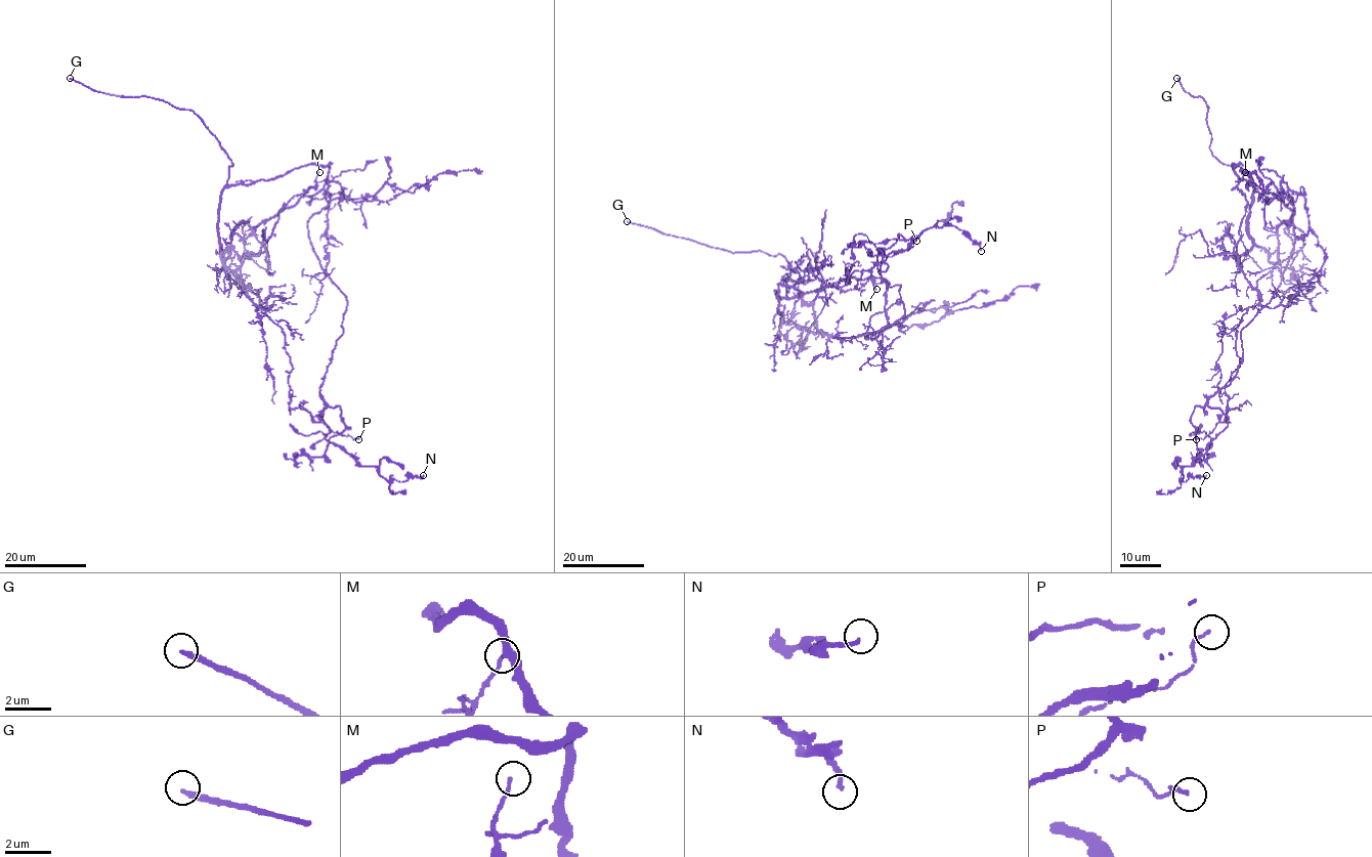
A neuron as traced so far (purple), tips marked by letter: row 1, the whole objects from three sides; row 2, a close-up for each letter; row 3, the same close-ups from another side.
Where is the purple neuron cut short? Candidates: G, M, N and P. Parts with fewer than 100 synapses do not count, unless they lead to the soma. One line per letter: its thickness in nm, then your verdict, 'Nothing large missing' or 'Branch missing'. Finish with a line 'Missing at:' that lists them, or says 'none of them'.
G: Thickness 200 nm. Branch missing
M: Thickness 130 nm. Nothing large missing
N: Thickness 180 nm. Nothing large missing
P: Thickness 130 nm. Nothing large missing
Missing at: G

